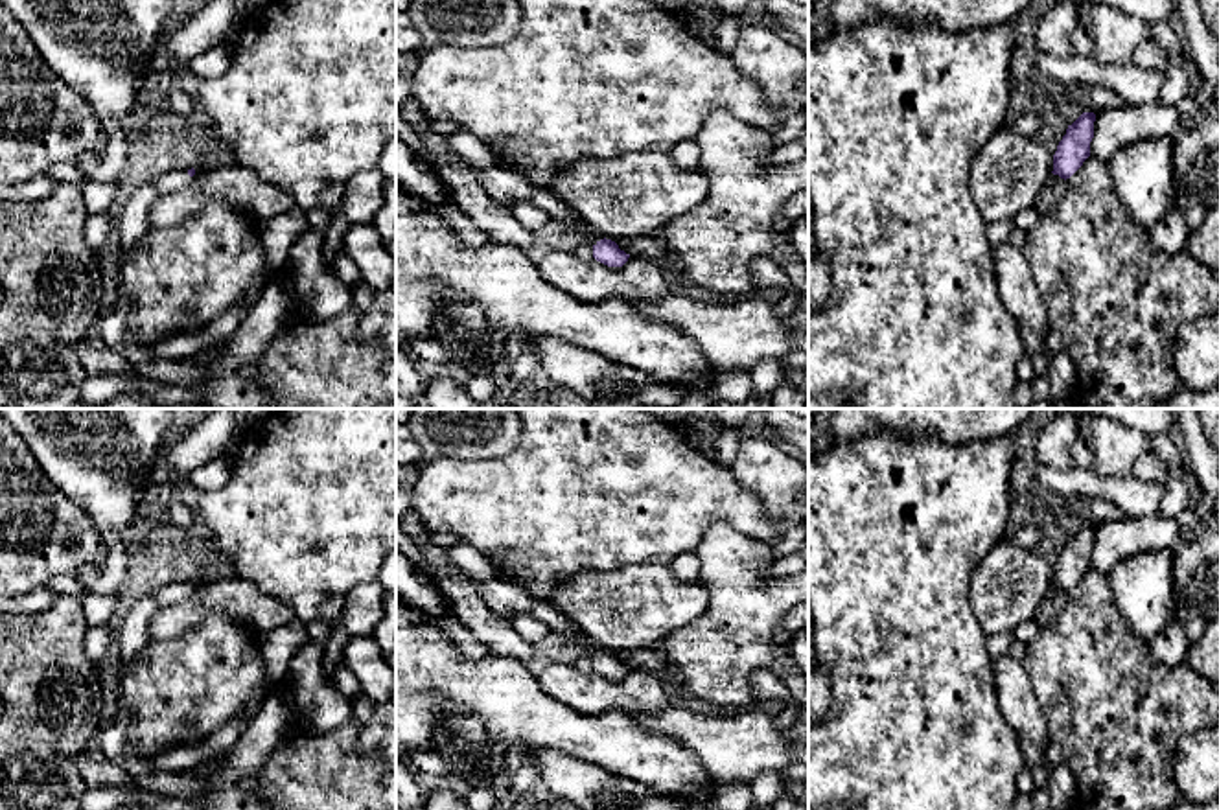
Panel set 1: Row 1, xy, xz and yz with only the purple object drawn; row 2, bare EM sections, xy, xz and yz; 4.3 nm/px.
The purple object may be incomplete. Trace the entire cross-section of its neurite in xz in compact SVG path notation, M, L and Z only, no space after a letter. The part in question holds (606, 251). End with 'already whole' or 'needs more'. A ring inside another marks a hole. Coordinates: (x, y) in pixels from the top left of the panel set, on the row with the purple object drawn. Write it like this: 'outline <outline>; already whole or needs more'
outline M600 239L593 245L593 258L608 267L622 267L630 254L619 249L611 239Z; already whole

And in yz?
outline M1083 112L1072 125L1068 125L1066 134L1059 142L1057 151L1053 155L1053 175L1059 175L1066 180L1090 156L1094 122L1094 112Z; already whole

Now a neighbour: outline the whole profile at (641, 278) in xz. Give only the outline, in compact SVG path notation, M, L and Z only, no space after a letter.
M558 249L534 256L534 265L547 284L582 302L659 300L668 295L665 272L644 256L630 256L622 267L608 267Z

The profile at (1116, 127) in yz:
M1125 103L1096 112L1090 155L1110 162L1121 149L1144 140L1177 138L1182 131L1175 105Z

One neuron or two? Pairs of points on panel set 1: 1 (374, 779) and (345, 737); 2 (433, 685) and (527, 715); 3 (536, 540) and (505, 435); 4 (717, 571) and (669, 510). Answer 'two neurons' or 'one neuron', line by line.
1: one neuron
2: one neuron
3: two neurons
4: two neurons

